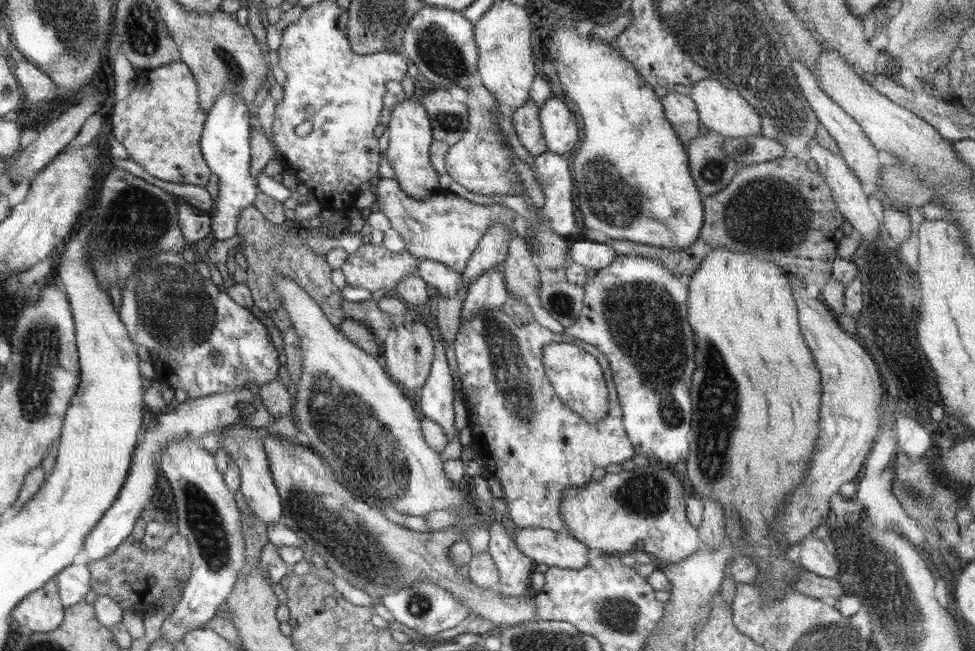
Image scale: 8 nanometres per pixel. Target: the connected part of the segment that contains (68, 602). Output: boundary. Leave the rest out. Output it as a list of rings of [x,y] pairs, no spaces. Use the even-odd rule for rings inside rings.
[[[70,565],[57,574],[59,594],[66,608],[78,605],[92,587],[92,575],[87,565]]]

